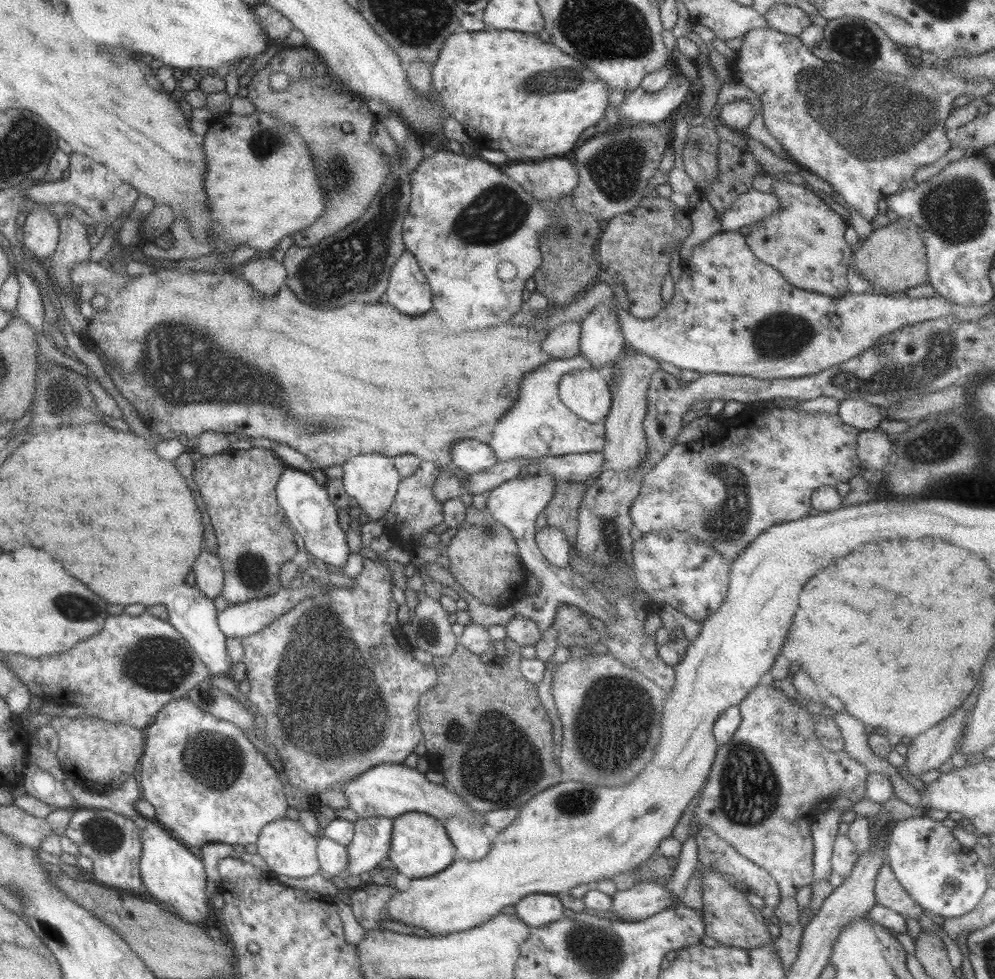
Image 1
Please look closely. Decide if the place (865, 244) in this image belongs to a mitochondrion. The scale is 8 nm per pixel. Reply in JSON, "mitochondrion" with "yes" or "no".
{"mitochondrion":"no"}

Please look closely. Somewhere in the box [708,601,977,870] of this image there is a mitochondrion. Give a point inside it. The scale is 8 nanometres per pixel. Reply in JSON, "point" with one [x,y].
{"point":[749,803]}

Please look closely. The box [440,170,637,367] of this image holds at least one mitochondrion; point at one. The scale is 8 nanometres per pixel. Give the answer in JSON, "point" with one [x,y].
{"point":[496,213]}

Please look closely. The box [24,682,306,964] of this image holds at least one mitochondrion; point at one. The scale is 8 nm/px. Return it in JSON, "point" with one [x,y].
{"point":[217,762]}

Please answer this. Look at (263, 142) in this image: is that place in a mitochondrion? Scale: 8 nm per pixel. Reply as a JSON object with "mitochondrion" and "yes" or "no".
{"mitochondrion":"yes"}

